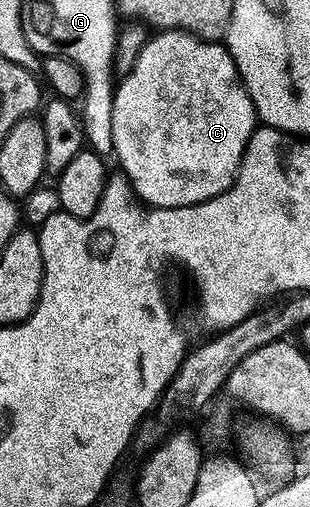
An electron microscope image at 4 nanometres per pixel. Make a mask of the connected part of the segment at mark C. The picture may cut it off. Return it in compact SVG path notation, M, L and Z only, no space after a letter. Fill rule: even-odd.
M164 29L153 34L148 43L138 53L138 61L134 65L134 69L130 69L130 73L123 76L114 87L112 97L112 150L114 159L120 162L121 168L119 167L119 170L124 178L132 184L135 198L149 208L194 205L206 201L210 197L218 197L226 189L230 189L230 185L236 180L236 174L240 168L246 145L257 126L258 120L252 99L243 83L240 82L240 74L227 46L220 41L199 39L197 35L189 35L187 31Z

